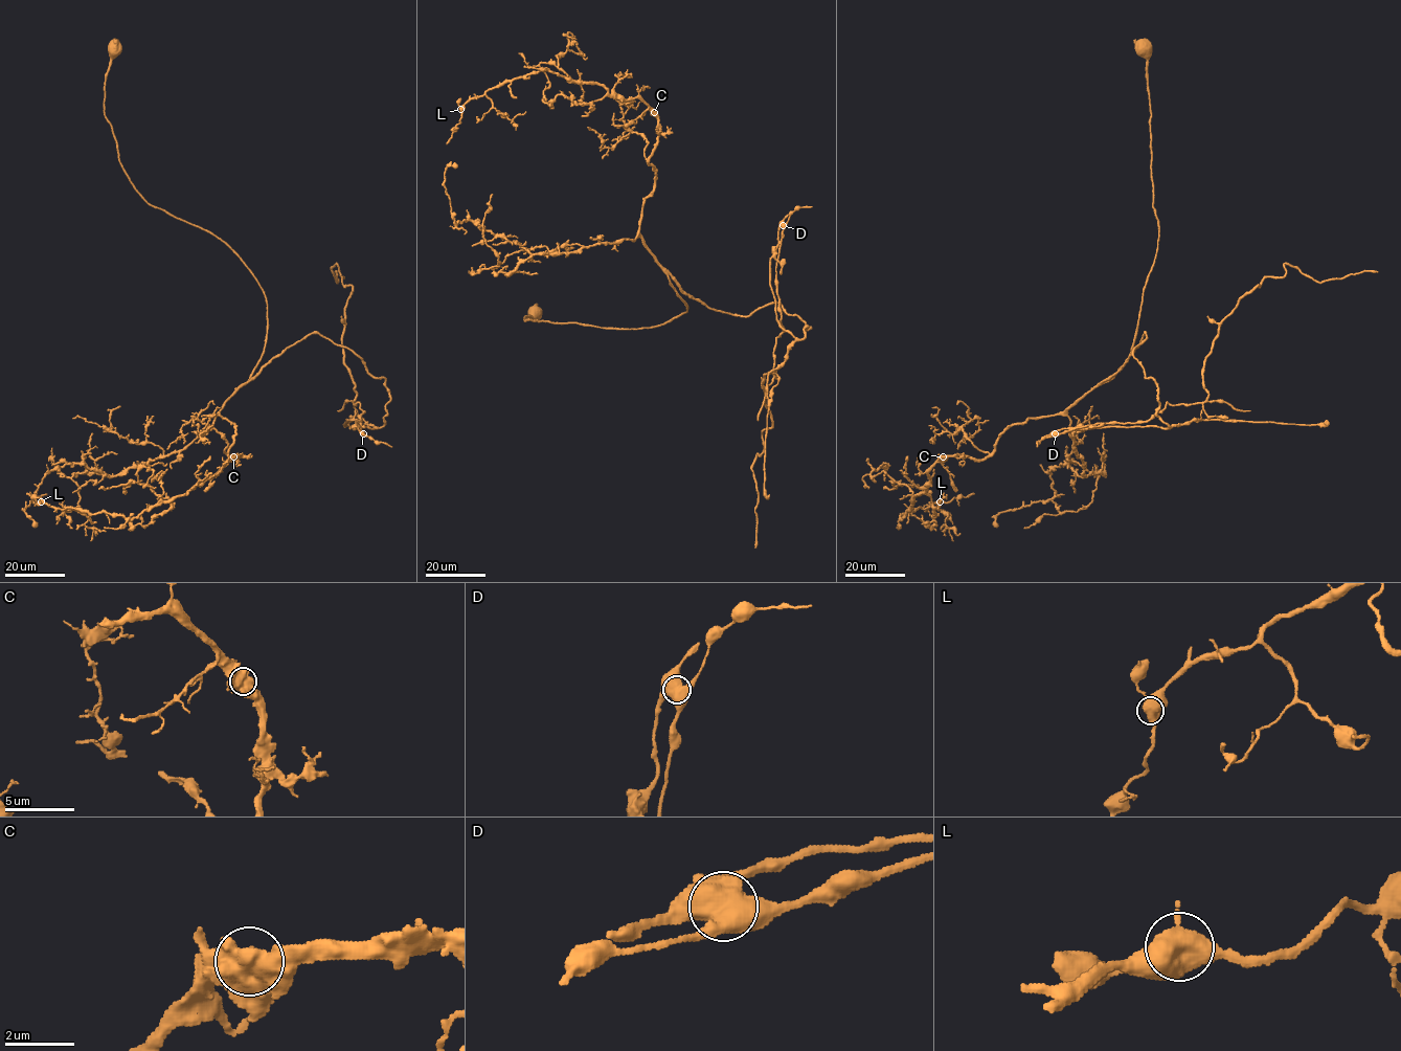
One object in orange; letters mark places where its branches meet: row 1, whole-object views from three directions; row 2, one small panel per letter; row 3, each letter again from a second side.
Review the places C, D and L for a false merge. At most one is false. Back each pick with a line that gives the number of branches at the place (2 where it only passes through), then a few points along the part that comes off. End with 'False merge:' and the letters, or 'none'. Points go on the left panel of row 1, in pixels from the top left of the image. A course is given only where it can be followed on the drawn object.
D: 2 | (363, 433), (342, 340), (353, 287), (344, 286), (336, 264), (337, 283), (335, 272)
False merge: D

